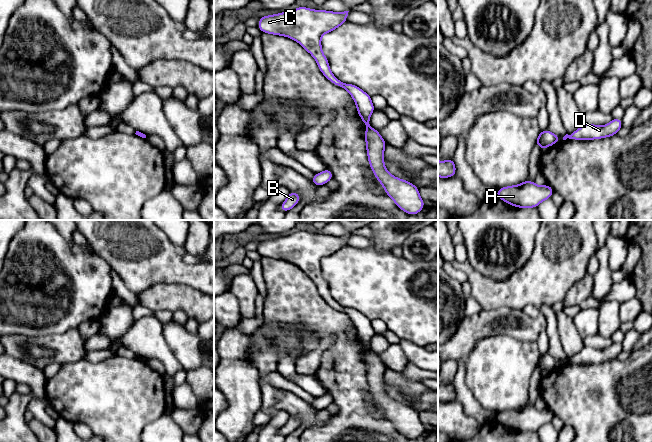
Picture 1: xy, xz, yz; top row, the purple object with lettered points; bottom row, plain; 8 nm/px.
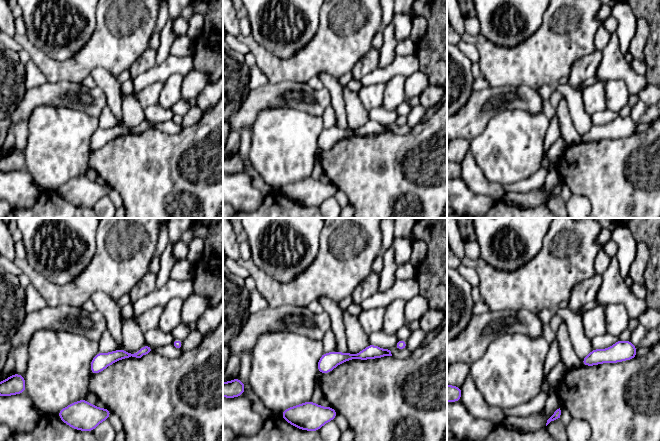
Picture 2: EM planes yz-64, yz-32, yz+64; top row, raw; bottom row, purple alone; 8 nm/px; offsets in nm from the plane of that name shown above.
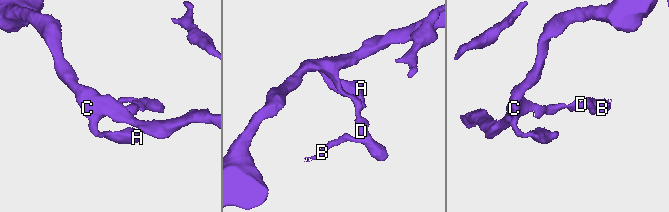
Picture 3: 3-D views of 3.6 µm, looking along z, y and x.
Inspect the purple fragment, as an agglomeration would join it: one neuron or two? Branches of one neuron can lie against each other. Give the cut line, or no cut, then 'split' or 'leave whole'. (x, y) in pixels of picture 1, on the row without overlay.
cut in yz along (569, 359), (567, 361); split

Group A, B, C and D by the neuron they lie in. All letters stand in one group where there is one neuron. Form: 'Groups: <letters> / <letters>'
Groups: A C / B D

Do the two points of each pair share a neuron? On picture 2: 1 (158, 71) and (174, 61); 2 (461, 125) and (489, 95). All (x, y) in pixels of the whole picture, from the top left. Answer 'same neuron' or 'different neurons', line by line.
1: same neuron
2: same neuron

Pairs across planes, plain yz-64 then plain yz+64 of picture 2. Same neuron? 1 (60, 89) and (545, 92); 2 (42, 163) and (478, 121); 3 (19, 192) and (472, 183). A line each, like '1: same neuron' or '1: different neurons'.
1: different neurons
2: different neurons
3: different neurons

